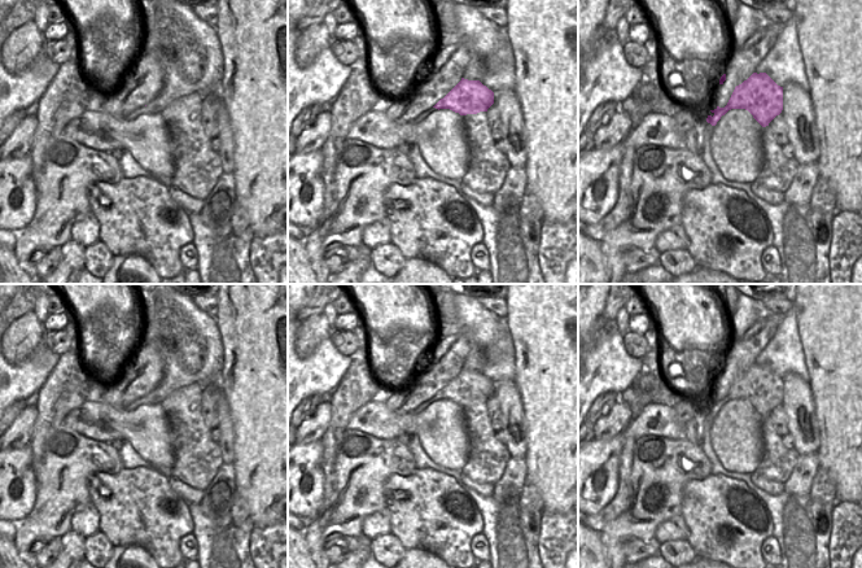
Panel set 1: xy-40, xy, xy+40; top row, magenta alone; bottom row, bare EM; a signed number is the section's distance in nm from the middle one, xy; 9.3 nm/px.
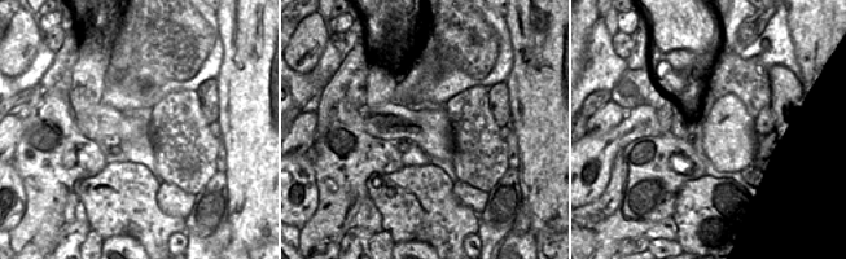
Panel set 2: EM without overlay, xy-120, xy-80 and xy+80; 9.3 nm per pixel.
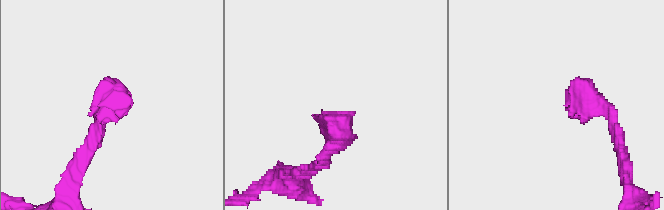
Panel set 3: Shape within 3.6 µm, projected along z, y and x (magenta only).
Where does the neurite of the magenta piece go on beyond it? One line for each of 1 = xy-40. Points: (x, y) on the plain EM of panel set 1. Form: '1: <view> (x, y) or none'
1: none

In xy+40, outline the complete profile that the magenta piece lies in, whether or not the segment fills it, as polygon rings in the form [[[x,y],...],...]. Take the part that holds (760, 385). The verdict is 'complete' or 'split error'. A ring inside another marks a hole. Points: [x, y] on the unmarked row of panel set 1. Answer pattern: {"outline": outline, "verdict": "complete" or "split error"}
{"outline": [[[753,363],[747,371],[736,376],[727,396],[710,401],[706,412],[716,416],[731,399],[745,399],[753,408],[766,418],[783,401],[783,377],[778,376],[766,363]]], "verdict": "complete"}

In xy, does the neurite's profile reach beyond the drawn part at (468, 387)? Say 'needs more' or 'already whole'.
already whole

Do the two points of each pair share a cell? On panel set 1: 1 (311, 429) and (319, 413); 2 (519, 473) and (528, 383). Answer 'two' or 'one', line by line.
1: one
2: two

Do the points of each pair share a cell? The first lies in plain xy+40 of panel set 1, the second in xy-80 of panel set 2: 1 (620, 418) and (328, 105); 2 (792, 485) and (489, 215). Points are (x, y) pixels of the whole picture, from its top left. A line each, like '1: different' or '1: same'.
1: different
2: same

